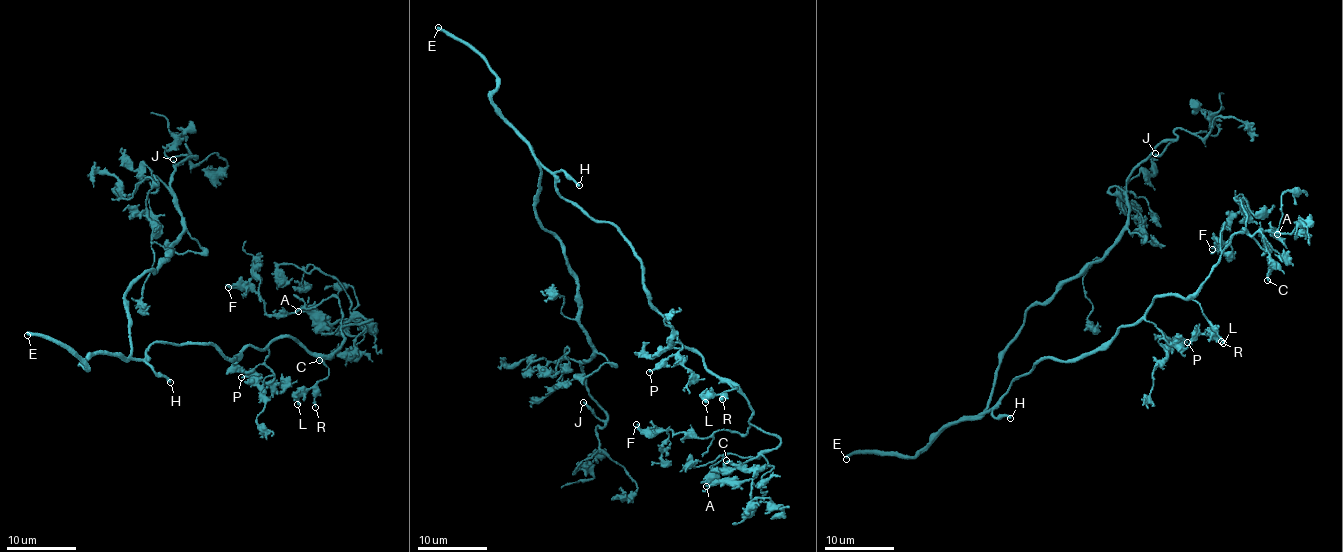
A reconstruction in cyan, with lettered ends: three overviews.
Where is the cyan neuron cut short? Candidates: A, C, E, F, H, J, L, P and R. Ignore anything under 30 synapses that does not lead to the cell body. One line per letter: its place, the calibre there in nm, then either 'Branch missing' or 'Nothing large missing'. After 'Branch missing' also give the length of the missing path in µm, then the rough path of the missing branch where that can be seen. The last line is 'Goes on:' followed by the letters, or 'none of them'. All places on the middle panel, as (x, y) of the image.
A: Place: (706, 486). Thickness 240 nm. Nothing large missing
C: Place: (726, 460). Thickness 440 nm. Nothing large missing
E: Place: (438, 27). Thickness 360 nm. Branch missing. Missing length about 45 µm
F: Place: (636, 424). Thickness 160 nm. Nothing large missing
H: Place: (579, 185). Thickness 320 nm. Branch missing. Missing length about 70 µm. Course of what is missing: (579, 185), (779, 343), (761, 372), (784, 390), (776, 401), (760, 398), (762, 392)
J: Place: (583, 402). Thickness 170 nm. Branch missing. Missing length about 20 µm. Course of what is missing: (583, 402), (578, 419), (557, 446), (549, 440), (547, 442), (552, 439), (546, 443), (544, 451), (547, 458)
L: Place: (705, 402). Thickness 340 nm. Nothing large missing
P: Place: (649, 372). Thickness 240 nm. Nothing large missing
R: Place: (722, 399). Thickness 200 nm. Nothing large missing
Goes on: E, H, J

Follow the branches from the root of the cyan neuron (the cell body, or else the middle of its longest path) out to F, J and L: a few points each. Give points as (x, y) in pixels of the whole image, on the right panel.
F: (1002, 397), (1041, 360), (1102, 349), (1155, 298), (1193, 294), (1218, 262), (1223, 224), (1230, 255), (1212, 249)
J: (1002, 397), (986, 412), (1000, 351), (1029, 308), (1115, 242), (1127, 224), (1127, 178), (1155, 153)
L: (1002, 397), (1014, 378), (1041, 360), (1102, 349), (1162, 295), (1176, 293), (1200, 305), (1223, 343)

